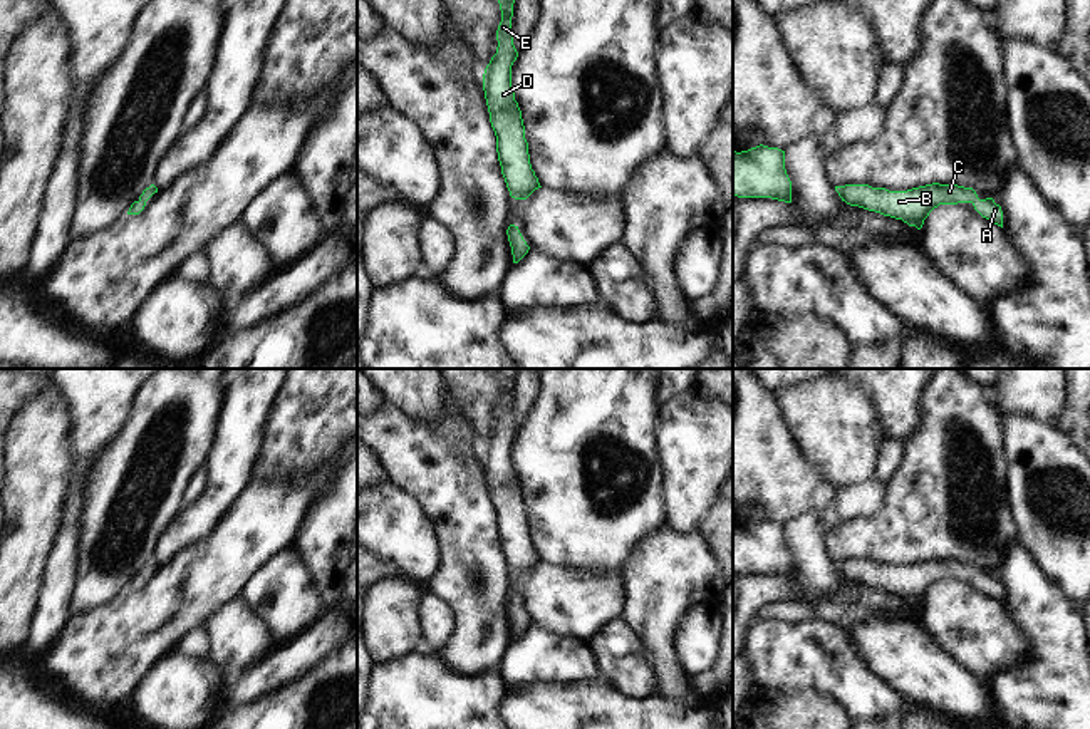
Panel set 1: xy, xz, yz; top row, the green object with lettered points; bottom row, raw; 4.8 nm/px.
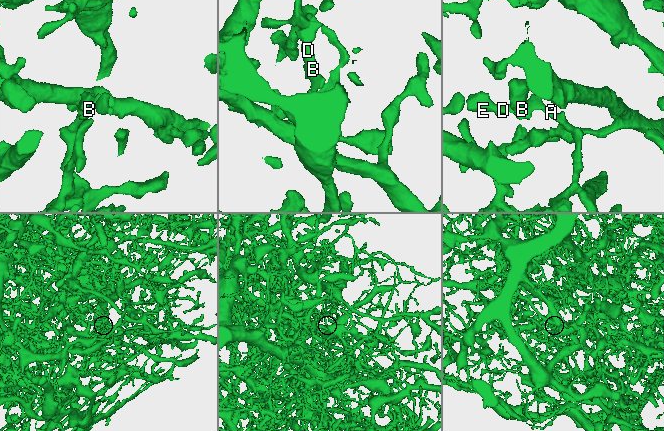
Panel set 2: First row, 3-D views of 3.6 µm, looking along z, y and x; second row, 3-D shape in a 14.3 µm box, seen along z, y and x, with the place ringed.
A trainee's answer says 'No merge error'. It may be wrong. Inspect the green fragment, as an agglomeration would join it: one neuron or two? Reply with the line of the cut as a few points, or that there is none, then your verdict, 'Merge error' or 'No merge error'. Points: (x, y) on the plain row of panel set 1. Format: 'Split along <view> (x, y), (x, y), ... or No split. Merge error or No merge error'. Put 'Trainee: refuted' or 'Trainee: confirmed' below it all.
No split. No merge error
Trainee: confirmed

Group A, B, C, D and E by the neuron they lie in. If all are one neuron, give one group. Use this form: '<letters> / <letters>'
A B C D E

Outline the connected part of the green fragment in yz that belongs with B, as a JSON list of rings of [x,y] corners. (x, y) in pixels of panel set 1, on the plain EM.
[[[869,560],[835,561],[835,566],[850,582],[902,595],[909,602],[922,603],[924,595],[939,580],[971,578],[986,595],[1003,603],[1001,582],[993,573],[979,575],[973,563],[958,560],[926,560],[907,566],[889,566]]]

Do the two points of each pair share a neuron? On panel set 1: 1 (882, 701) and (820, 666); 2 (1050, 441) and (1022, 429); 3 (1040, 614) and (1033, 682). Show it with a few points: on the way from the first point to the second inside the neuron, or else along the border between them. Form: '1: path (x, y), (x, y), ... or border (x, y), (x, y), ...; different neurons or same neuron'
1: path (867, 697), (835, 671); same neuron
2: path (1043, 439), (1028, 436); same neuron
3: path (1042, 630), (1042, 666); same neuron

